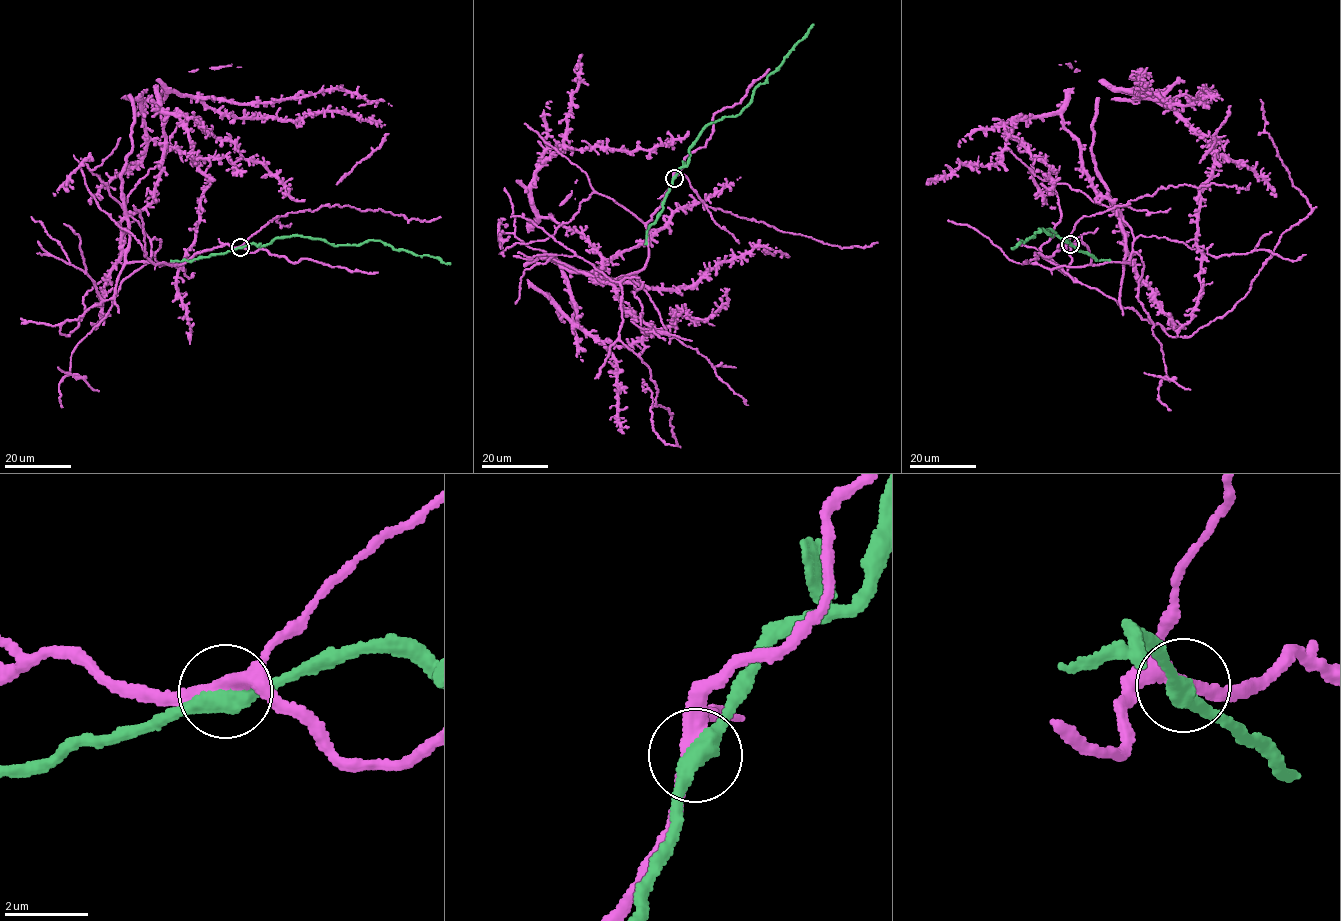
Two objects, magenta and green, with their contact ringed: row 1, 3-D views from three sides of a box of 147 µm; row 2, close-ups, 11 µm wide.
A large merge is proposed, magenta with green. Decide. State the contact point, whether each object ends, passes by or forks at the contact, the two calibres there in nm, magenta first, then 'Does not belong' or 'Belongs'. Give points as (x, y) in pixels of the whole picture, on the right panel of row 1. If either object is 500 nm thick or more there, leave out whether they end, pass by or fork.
Place: (1070, 244). At the ring magenta passes by. At the ring green passes by. Thickness 320 nm (magenta) against 440 nm. Does not belong

